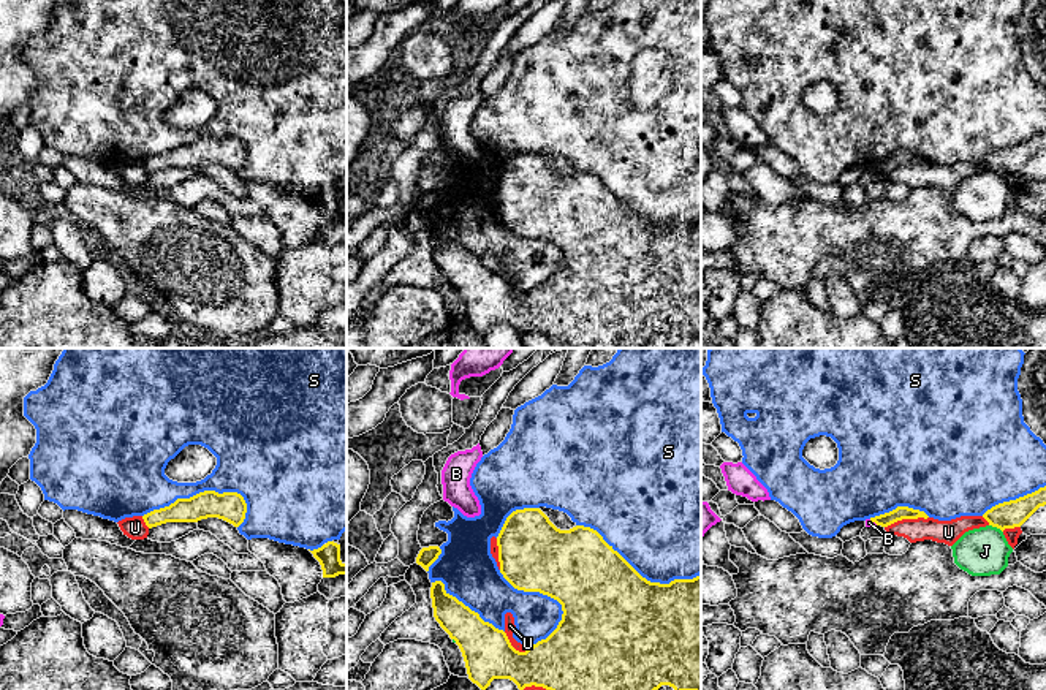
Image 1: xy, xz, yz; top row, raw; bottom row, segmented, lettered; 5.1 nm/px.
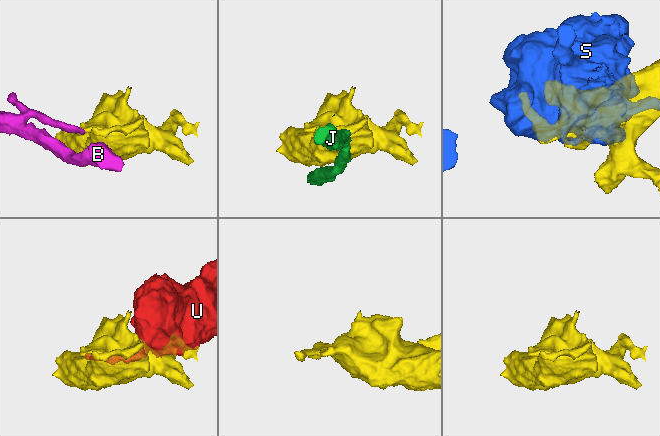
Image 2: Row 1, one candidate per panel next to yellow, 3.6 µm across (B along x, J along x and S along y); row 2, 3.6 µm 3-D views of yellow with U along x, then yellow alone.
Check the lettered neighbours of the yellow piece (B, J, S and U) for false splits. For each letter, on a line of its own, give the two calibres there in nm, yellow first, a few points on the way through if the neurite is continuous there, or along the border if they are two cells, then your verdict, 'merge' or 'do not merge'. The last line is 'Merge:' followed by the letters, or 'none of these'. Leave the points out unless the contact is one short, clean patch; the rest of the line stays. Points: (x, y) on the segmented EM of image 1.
B: 70/40 nm | along yz (869, 519), (877, 524) | do not merge
J: 140/240 nm | do not merge
S: 150/220 nm | do not merge
U: 70/120 nm | do not merge
Merge: none of these

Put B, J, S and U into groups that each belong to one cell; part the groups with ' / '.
B / J / S / U

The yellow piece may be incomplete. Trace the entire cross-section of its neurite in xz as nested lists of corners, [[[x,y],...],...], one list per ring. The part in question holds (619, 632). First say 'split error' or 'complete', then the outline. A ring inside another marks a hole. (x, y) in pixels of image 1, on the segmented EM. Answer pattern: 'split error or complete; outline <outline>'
complete; outline [[[540,508],[513,511],[497,536],[497,546],[503,578],[517,590],[540,592],[557,600],[563,614],[546,639],[519,652],[503,630],[484,622],[478,612],[449,595],[442,581],[432,582],[434,617],[459,646],[468,679],[481,690],[494,679],[510,679],[519,690],[532,685],[546,690],[658,690],[661,685],[701,690],[701,574],[669,584],[650,582],[597,530],[584,525],[560,530]]]

